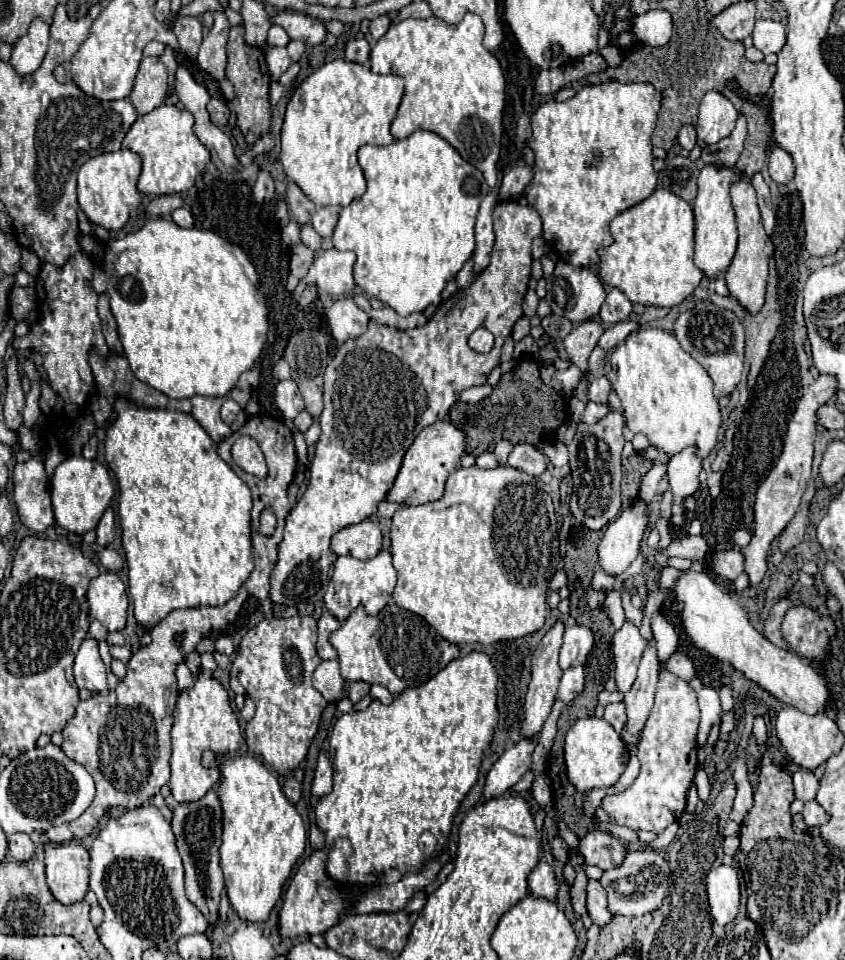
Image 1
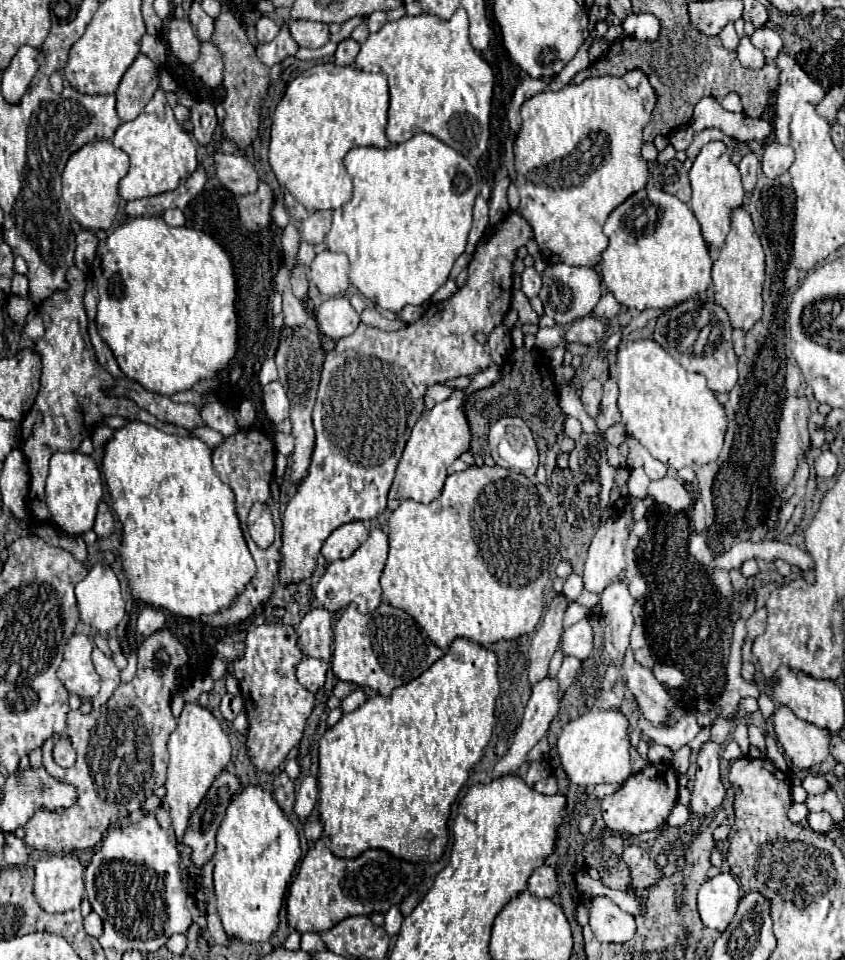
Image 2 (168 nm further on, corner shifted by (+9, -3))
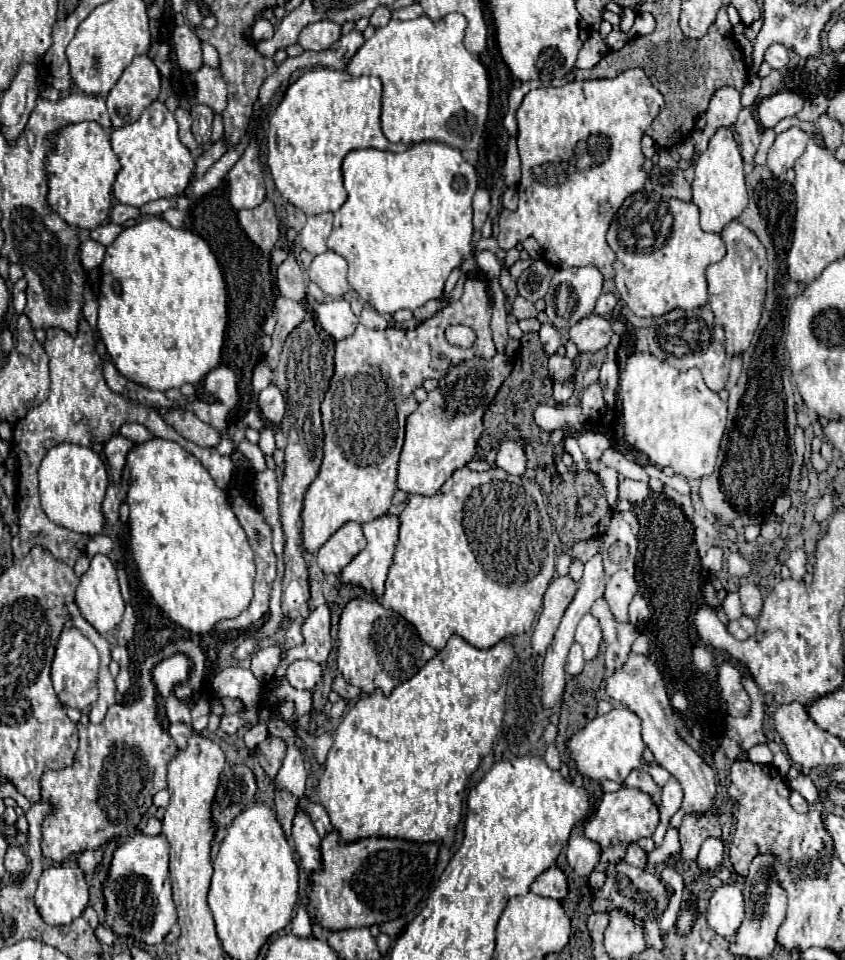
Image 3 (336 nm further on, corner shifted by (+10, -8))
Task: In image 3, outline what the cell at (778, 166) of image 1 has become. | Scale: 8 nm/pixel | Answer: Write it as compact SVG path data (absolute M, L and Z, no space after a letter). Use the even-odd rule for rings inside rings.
M796 126L778 134L776 142L768 150L768 168L770 168L770 172L774 176L782 178L794 166L794 162L800 158L808 140L810 140L808 132L804 132Z

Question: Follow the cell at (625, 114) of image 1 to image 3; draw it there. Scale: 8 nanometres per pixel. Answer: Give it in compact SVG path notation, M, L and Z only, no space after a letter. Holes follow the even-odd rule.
M632 68L632 70L626 70L622 74L618 74L616 78L612 80L572 80L560 88L536 88L536 90L530 90L522 104L518 106L518 112L516 112L516 120L518 120L518 152L520 152L520 160L522 160L522 180L518 184L518 192L520 192L520 204L518 204L518 210L516 212L502 212L500 214L500 234L498 234L498 244L500 248L504 250L510 250L514 248L518 242L526 240L528 236L536 238L538 244L542 246L544 250L544 258L550 260L550 264L554 266L566 266L566 268L578 268L578 266L596 266L602 276L606 280L612 280L614 278L614 260L616 260L616 254L614 250L606 244L606 232L608 232L608 224L612 222L614 214L618 212L618 208L622 206L624 198L630 196L632 192L638 192L644 188L644 182L646 182L646 172L642 168L644 164L644 154L640 150L640 138L644 136L644 132L650 128L652 120L658 116L660 108L664 106L664 98L662 94L652 86L652 82L648 80L648 76L644 74L644 70L640 68ZM586 158L586 166L582 166L580 162ZM538 184L538 190L534 190L532 186Z

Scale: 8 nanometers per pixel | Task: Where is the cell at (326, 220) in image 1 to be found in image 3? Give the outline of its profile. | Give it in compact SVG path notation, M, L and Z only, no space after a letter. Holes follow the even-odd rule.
M318 214L310 216L306 226L300 232L300 244L304 250L312 254L324 254L328 250L326 240L332 232L332 214Z

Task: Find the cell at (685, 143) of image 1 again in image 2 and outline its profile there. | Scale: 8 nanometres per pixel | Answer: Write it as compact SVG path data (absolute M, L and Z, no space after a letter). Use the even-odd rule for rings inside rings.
M683 125L683 127L675 129L675 131L669 135L669 141L671 141L671 145L673 145L677 151L685 151L685 149L691 145L691 141L693 141L693 131L691 131L691 127L689 127L689 125Z

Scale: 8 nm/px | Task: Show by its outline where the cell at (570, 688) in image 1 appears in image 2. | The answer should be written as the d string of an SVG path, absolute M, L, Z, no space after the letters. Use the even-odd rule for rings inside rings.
M565 657L565 659L563 659L561 671L559 671L559 675L557 675L557 681L559 681L559 693L565 693L567 687L573 683L579 665L581 665L579 659L571 659L571 657Z

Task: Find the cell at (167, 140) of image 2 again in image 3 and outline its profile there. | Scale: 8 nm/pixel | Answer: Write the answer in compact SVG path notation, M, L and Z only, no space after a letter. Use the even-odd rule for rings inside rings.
M152 102L144 112L142 116L138 118L138 122L134 124L128 124L128 126L122 126L118 130L112 132L112 150L114 154L118 156L120 160L120 172L116 176L116 182L114 182L114 198L122 204L128 204L128 206L144 206L146 202L152 202L152 200L158 200L158 198L174 198L178 194L184 192L184 188L188 186L190 182L190 174L194 174L194 158L190 156L190 150L180 142L178 138L178 124L174 120L174 116L168 112L168 108L162 104L162 102Z

